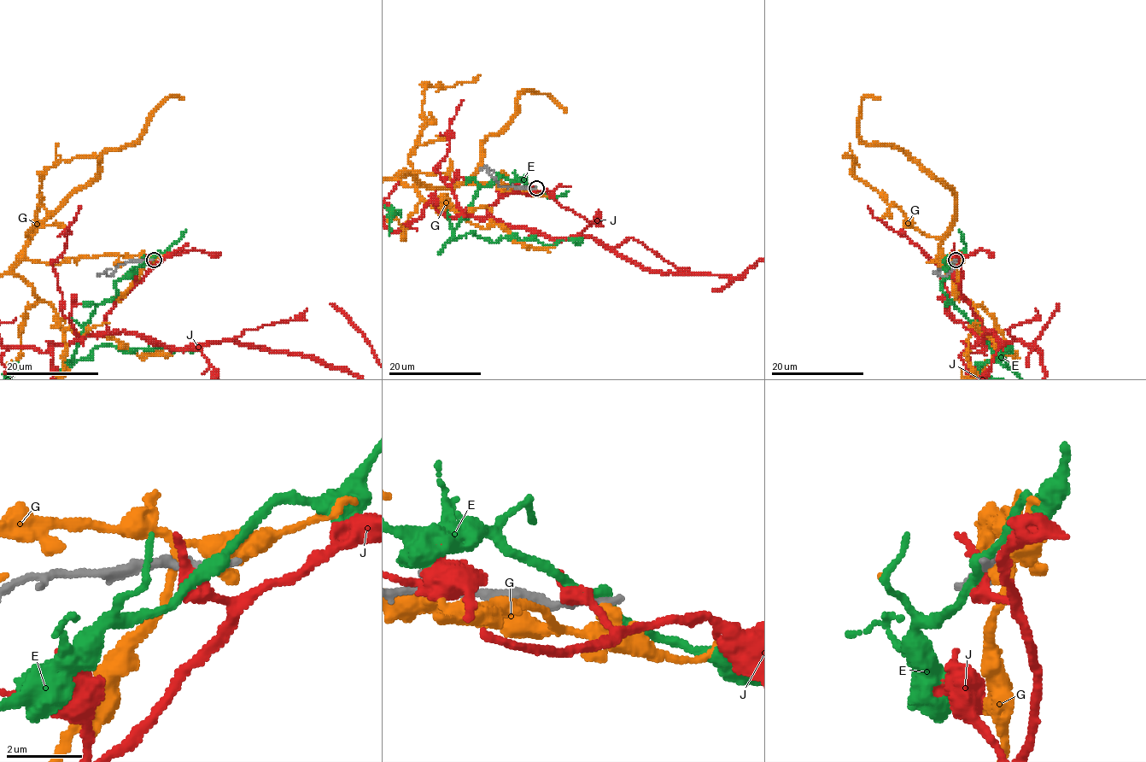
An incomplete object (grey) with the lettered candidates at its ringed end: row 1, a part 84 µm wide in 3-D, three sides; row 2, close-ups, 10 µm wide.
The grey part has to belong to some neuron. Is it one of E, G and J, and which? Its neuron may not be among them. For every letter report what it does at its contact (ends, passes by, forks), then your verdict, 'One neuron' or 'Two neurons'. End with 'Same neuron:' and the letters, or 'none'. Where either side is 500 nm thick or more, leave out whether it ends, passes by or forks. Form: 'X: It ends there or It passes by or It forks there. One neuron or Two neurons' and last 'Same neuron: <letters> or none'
E: It passes by. Two neurons
G: It forks there. Two neurons
J: It ends there. Two neurons
Same neuron: none

